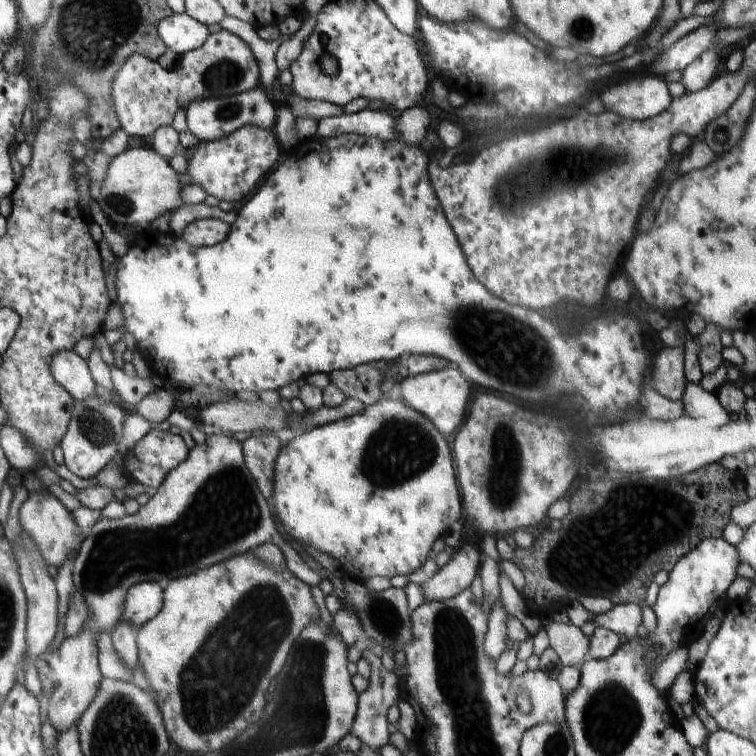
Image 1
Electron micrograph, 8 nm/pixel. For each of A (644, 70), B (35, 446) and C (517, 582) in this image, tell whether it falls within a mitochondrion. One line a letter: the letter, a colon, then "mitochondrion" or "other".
A: other
B: other
C: other

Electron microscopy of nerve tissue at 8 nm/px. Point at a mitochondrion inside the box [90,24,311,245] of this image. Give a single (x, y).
(229, 68)

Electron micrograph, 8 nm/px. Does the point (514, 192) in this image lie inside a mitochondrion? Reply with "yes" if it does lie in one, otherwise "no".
yes

